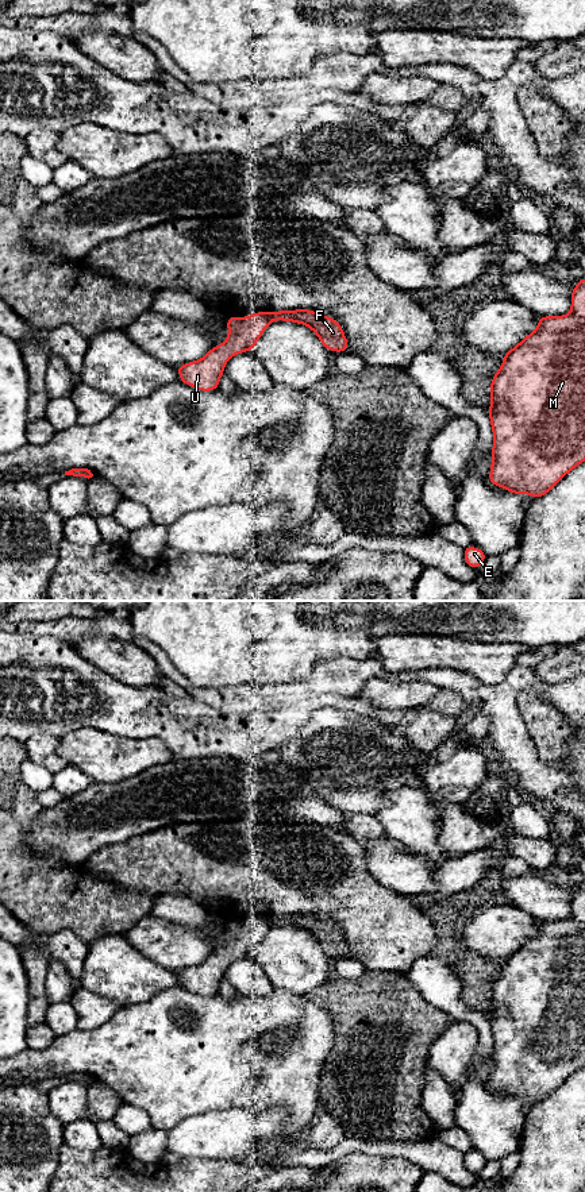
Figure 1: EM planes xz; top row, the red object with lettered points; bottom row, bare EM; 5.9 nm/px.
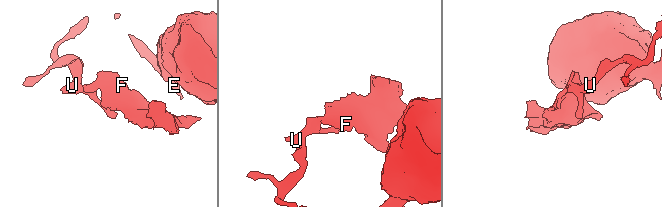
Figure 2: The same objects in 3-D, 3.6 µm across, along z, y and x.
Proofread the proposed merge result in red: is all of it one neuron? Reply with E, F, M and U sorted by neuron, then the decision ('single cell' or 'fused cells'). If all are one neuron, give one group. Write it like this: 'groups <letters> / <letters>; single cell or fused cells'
groups E M U / F; fused cells

